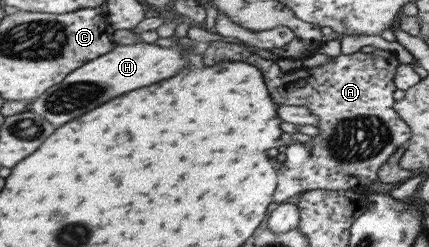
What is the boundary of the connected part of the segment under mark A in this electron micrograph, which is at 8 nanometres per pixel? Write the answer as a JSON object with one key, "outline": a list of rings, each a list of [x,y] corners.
{"outline":[[[215,39],[211,42],[203,53],[205,65],[213,65],[219,61],[244,61],[257,67],[263,79],[265,86],[269,91],[271,100],[278,106],[303,106],[310,109],[319,117],[318,125],[321,130],[319,136],[315,136],[307,145],[311,150],[311,156],[307,162],[297,168],[287,168],[280,166],[278,168],[277,189],[274,191],[273,206],[295,201],[304,191],[311,190],[351,190],[358,189],[365,191],[375,181],[378,181],[378,169],[388,161],[391,154],[394,154],[401,146],[404,146],[411,137],[409,126],[401,119],[401,116],[395,111],[395,98],[393,94],[396,90],[394,77],[400,64],[397,56],[388,50],[376,49],[371,53],[355,52],[349,55],[339,54],[331,62],[315,68],[305,68],[283,72],[277,62],[271,59],[263,58],[263,55],[255,54],[255,51],[247,50],[243,44],[223,42],[223,39]]]}

